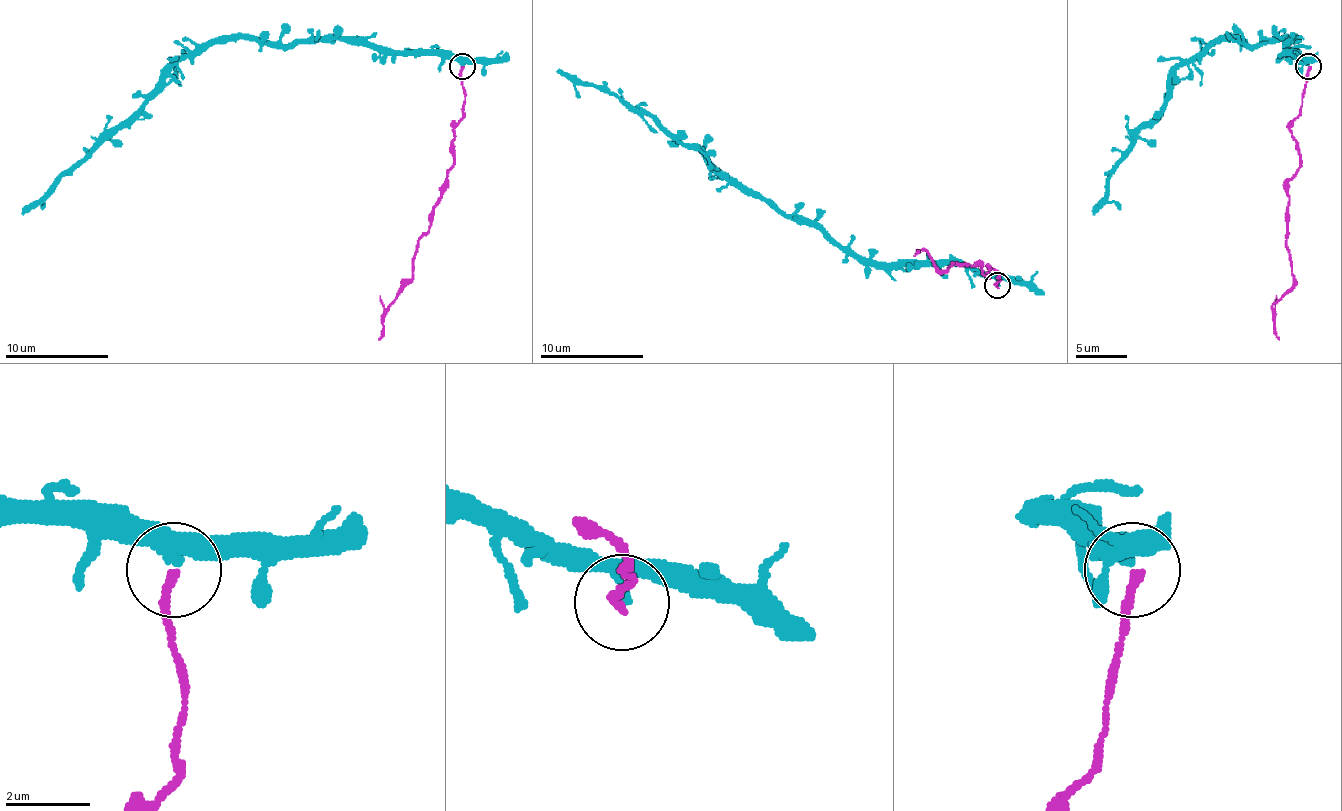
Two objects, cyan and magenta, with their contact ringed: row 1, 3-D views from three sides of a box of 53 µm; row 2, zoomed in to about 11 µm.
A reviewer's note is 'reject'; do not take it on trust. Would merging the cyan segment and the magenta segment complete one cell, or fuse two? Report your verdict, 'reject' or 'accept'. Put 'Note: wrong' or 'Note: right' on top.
Note: right
reject

